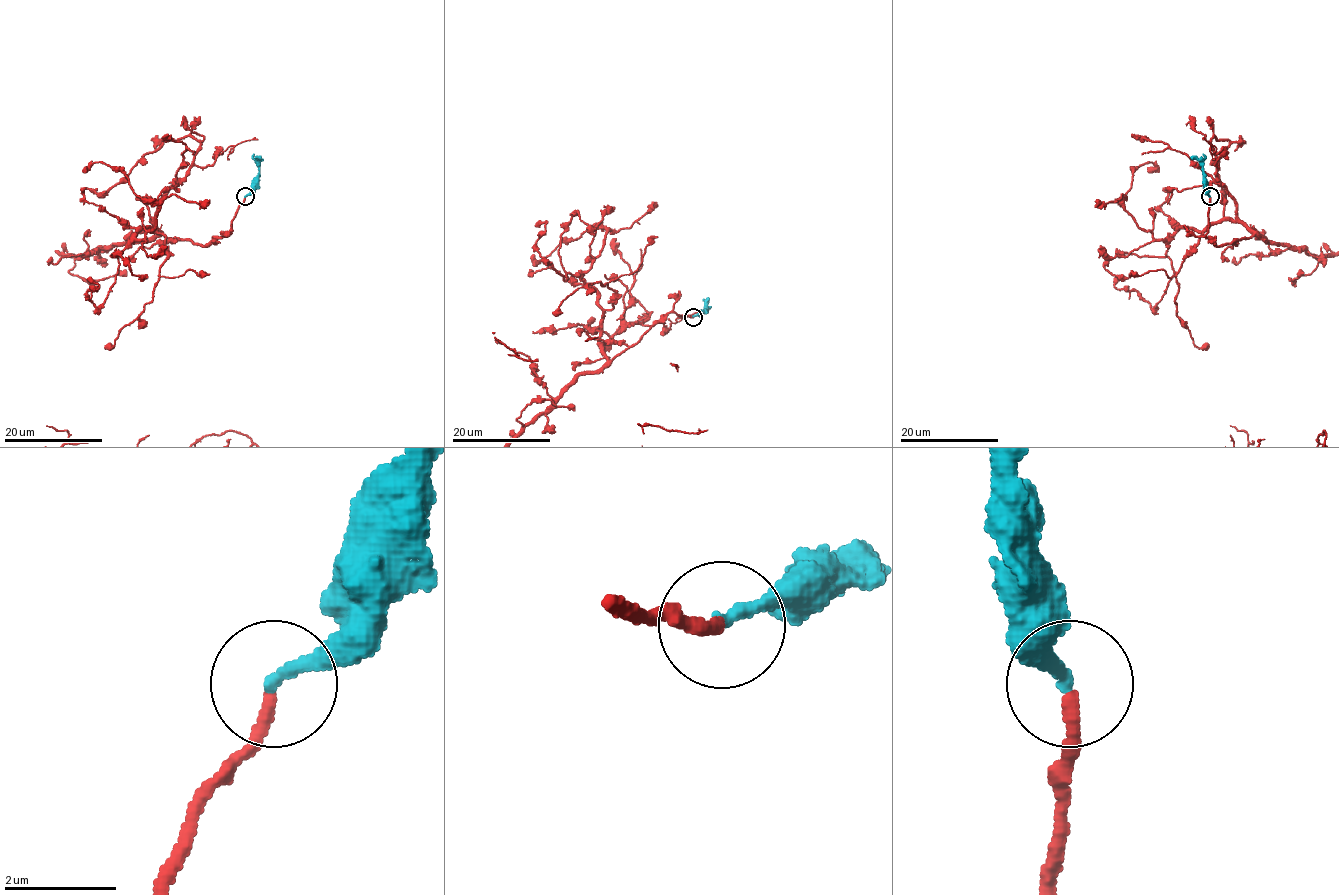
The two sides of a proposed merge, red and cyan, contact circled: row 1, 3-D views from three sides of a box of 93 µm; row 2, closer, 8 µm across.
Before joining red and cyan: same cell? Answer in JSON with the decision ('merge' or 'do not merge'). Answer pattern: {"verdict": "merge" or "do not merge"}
{"verdict": "merge"}

